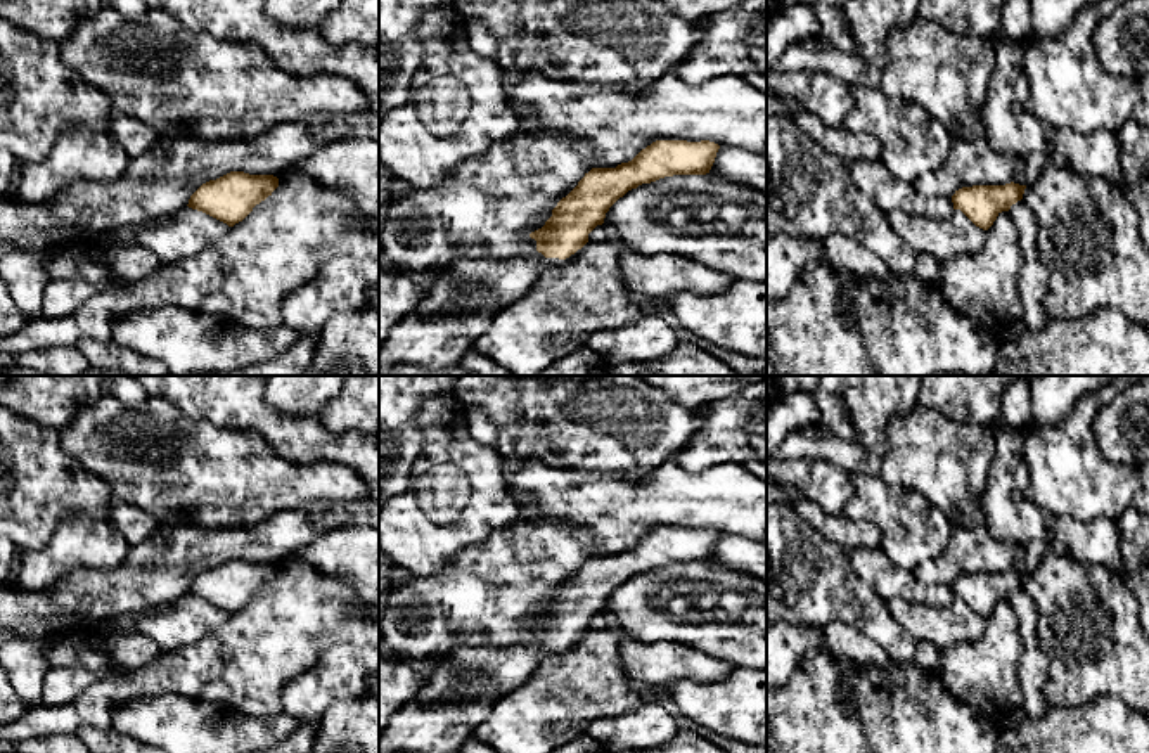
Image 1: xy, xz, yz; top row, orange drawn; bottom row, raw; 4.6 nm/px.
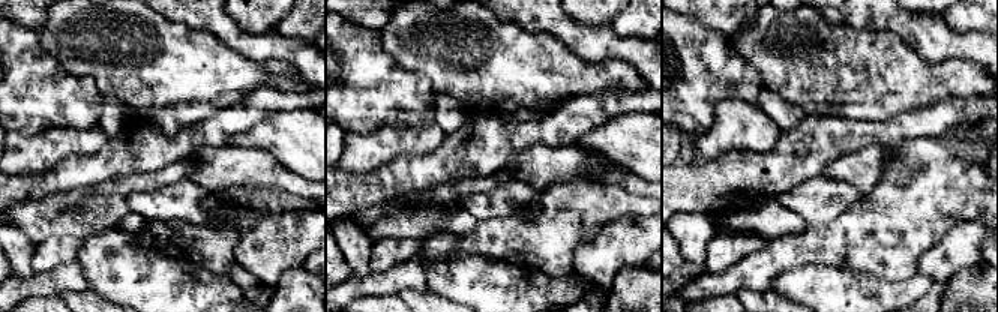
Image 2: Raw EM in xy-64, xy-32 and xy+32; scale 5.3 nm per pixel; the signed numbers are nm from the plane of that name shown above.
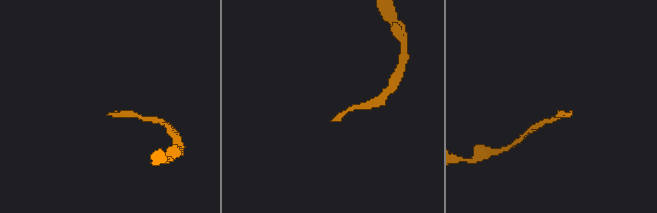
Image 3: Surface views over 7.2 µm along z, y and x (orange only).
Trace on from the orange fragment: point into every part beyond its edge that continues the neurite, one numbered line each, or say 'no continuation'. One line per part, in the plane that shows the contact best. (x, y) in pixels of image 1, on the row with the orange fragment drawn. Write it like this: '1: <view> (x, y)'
1: xz (506, 281)

